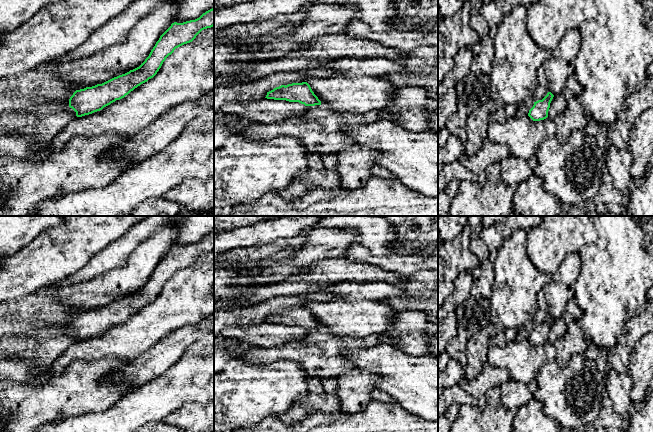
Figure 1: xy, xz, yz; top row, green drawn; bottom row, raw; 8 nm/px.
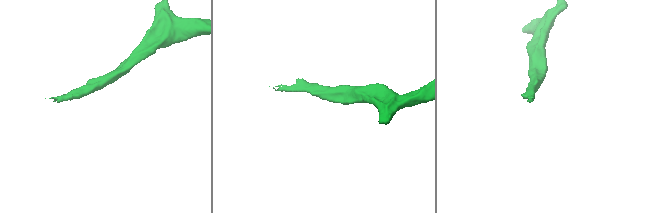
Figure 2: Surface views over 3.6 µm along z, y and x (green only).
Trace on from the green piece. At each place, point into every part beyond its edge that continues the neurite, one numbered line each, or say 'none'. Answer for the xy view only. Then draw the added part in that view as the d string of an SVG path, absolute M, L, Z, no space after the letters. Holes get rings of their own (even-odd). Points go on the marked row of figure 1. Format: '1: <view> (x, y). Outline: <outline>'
none

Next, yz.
none

